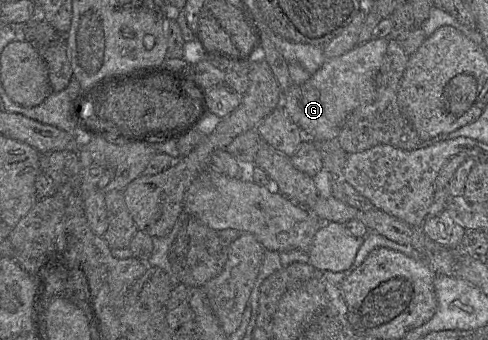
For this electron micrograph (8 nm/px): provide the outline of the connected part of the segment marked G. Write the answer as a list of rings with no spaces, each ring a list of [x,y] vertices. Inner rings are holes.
[[[374,38],[358,44],[350,51],[331,59],[303,84],[292,84],[282,92],[287,116],[300,127],[308,140],[321,143],[336,140],[348,115],[375,99],[375,77],[383,62],[388,38]]]

